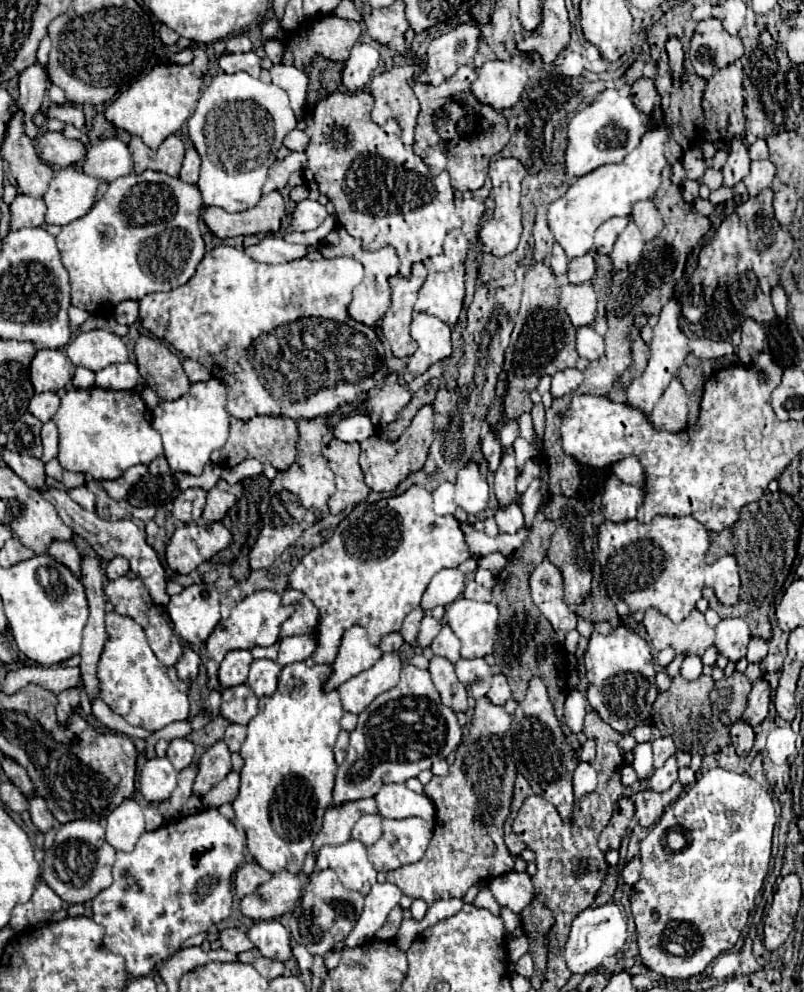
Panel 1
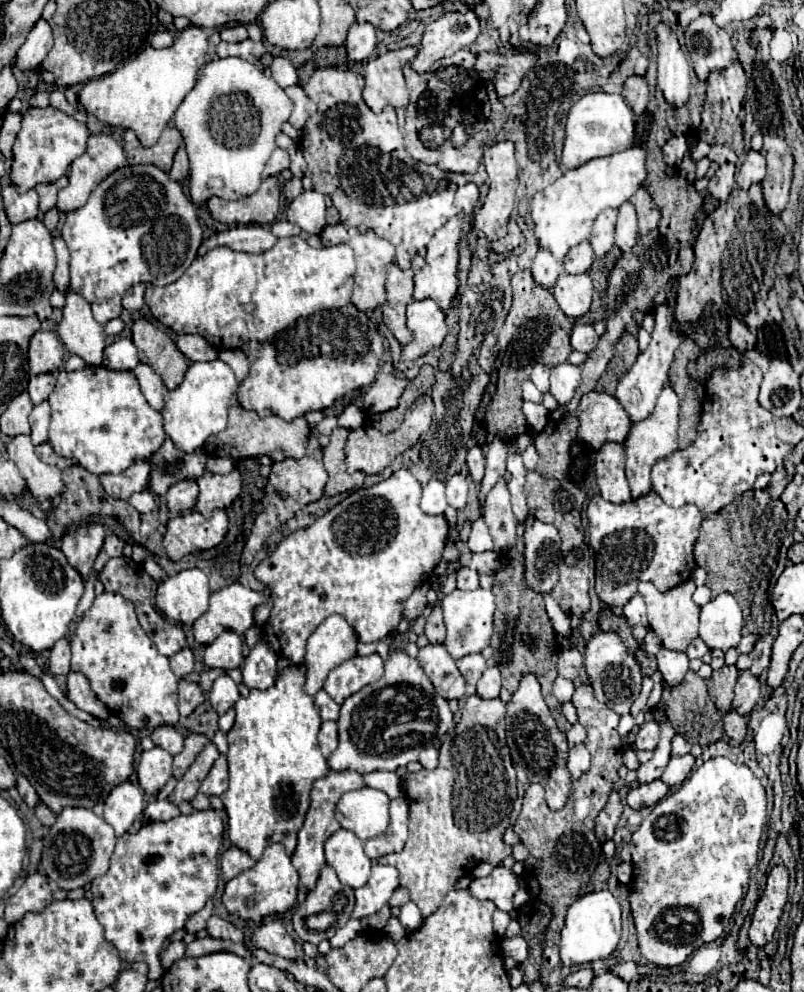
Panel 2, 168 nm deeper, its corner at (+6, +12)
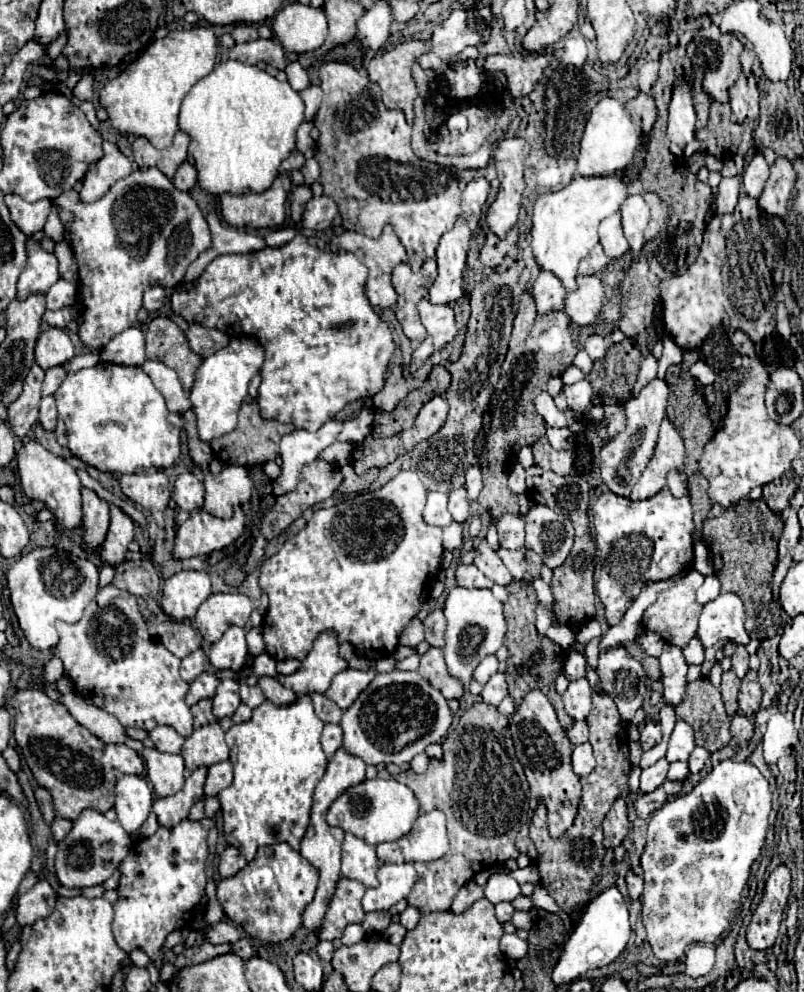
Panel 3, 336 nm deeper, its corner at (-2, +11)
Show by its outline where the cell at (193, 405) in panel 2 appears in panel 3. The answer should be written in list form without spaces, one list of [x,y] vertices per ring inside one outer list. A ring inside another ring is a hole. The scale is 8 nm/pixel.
[[[231,338],[227,348],[203,360],[203,364],[195,374],[195,384],[189,394],[201,442],[211,442],[213,438],[219,438],[235,430],[237,412],[239,406],[245,402],[249,380],[261,368],[261,364],[263,364],[263,348],[253,338]]]

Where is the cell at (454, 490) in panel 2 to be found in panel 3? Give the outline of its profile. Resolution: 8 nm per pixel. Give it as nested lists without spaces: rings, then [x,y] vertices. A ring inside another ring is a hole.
[[[457,488],[449,494],[449,512],[457,522],[465,522],[469,518],[469,498],[465,488]]]

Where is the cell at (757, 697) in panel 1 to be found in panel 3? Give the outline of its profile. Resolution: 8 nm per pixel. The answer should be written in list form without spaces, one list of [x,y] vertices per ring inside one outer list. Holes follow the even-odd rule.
[[[749,670],[739,688],[739,710],[745,716],[753,716],[761,706],[761,686],[757,682],[757,672]]]

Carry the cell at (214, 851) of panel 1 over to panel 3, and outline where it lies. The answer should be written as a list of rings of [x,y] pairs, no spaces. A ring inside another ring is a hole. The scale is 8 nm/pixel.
[[[181,820],[173,828],[159,828],[153,836],[143,838],[135,842],[127,854],[127,858],[119,864],[119,886],[117,886],[117,902],[113,904],[115,918],[113,918],[113,936],[119,948],[123,948],[127,954],[133,950],[143,950],[157,970],[163,966],[163,942],[173,932],[187,924],[191,924],[195,906],[199,906],[201,898],[205,896],[205,884],[207,884],[207,856],[209,856],[209,844],[207,844],[207,830],[199,822]]]

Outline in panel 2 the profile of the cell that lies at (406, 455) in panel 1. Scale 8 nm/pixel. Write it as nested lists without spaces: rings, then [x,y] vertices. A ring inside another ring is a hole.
[[[421,395],[405,413],[405,421],[401,423],[401,427],[393,433],[383,435],[381,431],[377,431],[375,427],[361,427],[357,431],[351,431],[347,437],[347,445],[345,445],[345,463],[347,463],[347,471],[355,473],[355,471],[363,471],[367,475],[373,473],[381,473],[397,455],[401,455],[403,451],[411,449],[417,439],[429,431],[431,427],[431,419],[433,419],[433,399],[429,395]]]

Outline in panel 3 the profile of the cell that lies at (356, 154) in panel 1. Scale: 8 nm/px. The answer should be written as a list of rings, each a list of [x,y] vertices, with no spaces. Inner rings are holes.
[[[327,62],[319,68],[319,80],[323,88],[323,104],[313,124],[319,130],[315,158],[321,166],[319,180],[323,184],[323,192],[337,200],[345,230],[357,230],[365,236],[375,238],[377,234],[381,234],[385,224],[391,224],[405,246],[411,270],[417,272],[425,260],[435,257],[439,238],[447,230],[451,230],[461,216],[461,190],[457,186],[457,180],[447,168],[419,160],[413,154],[411,126],[405,122],[403,112],[387,110],[381,102],[379,86],[371,84],[369,78],[361,76],[353,66],[345,62]],[[349,196],[369,196],[377,202],[369,204],[369,200],[349,200]]]

